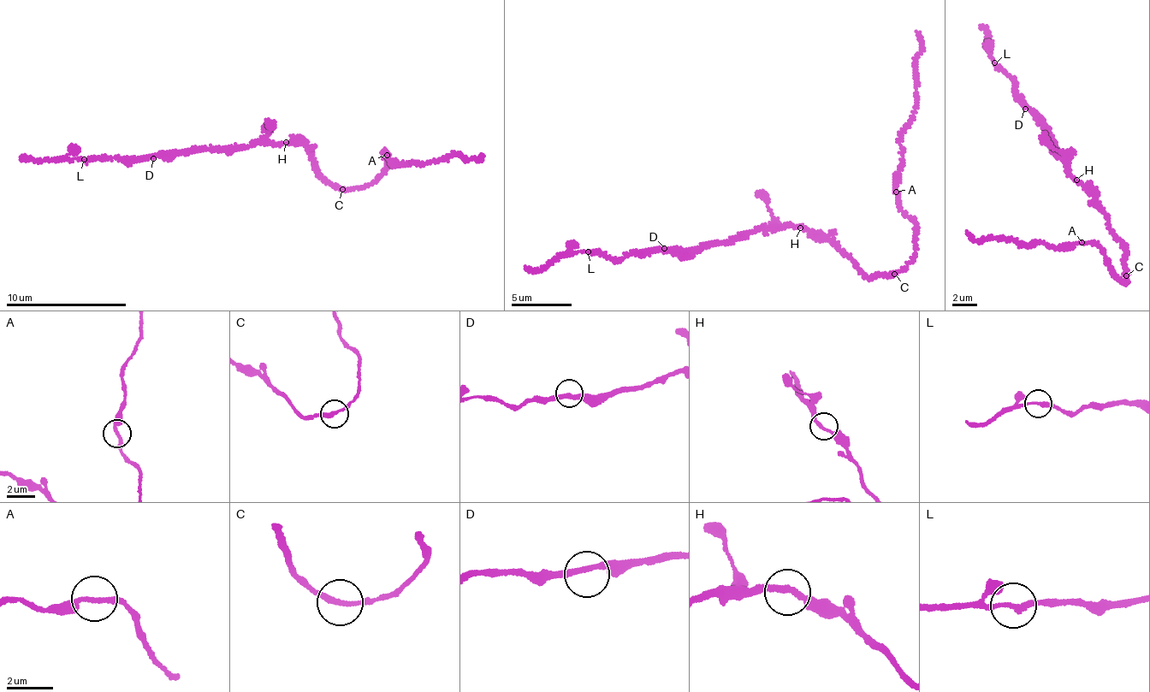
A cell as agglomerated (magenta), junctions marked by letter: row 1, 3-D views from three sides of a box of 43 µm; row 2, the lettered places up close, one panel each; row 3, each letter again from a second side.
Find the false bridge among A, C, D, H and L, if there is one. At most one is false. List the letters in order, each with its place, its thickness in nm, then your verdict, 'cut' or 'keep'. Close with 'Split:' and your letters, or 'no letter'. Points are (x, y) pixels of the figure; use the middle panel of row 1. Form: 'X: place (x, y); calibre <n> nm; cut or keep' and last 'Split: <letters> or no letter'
A: place (896, 192); calibre 200 nm; keep
C: place (894, 274); calibre 240 nm; keep
D: place (664, 248); calibre 260 nm; keep
H: place (800, 227); calibre 220 nm; keep
L: place (588, 251); calibre 240 nm; keep
Split: no letter

